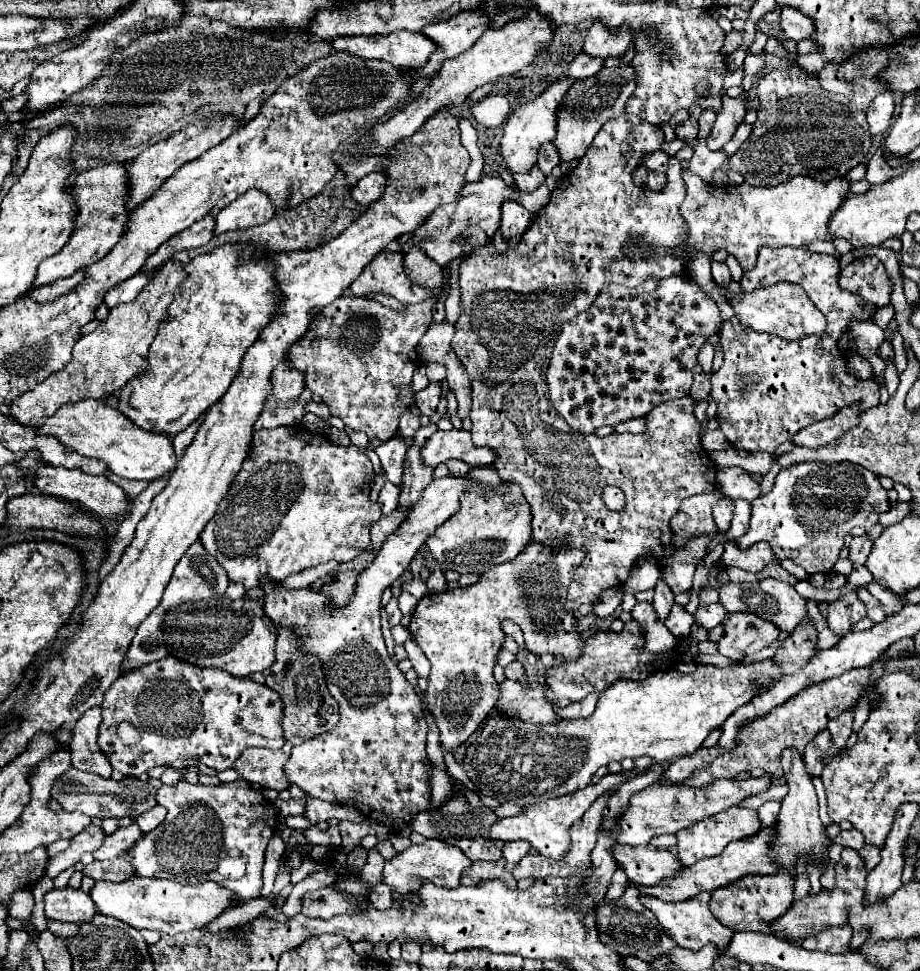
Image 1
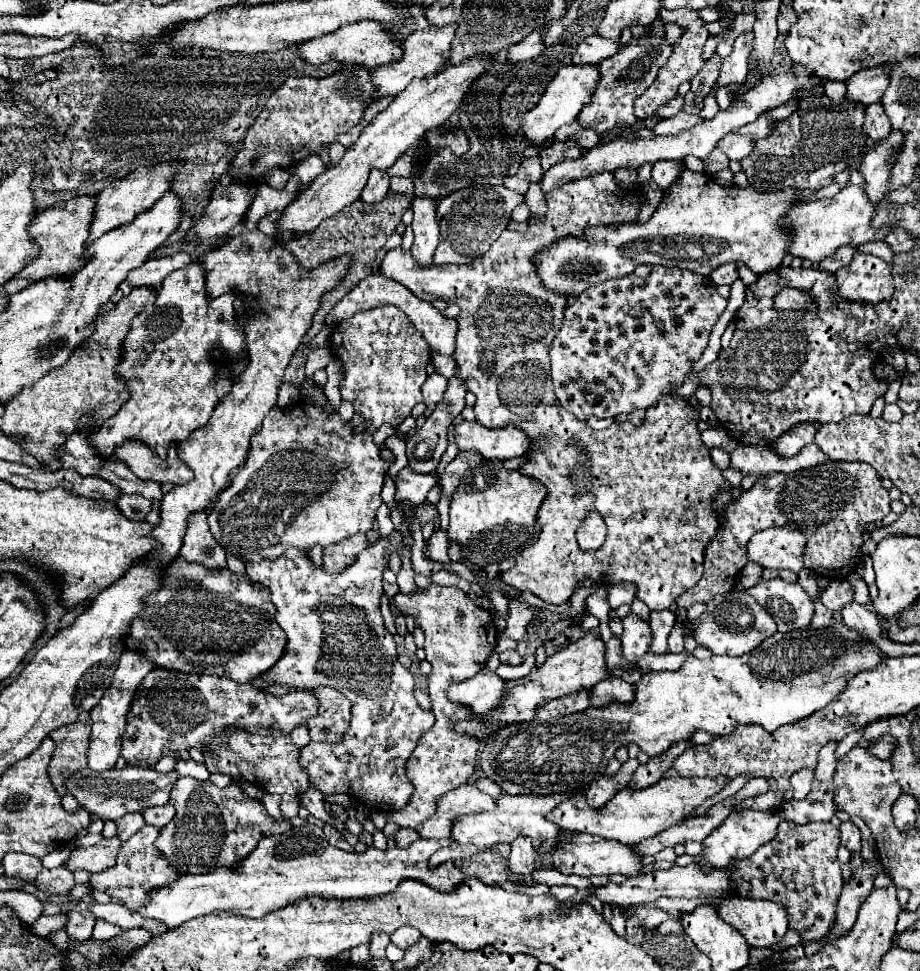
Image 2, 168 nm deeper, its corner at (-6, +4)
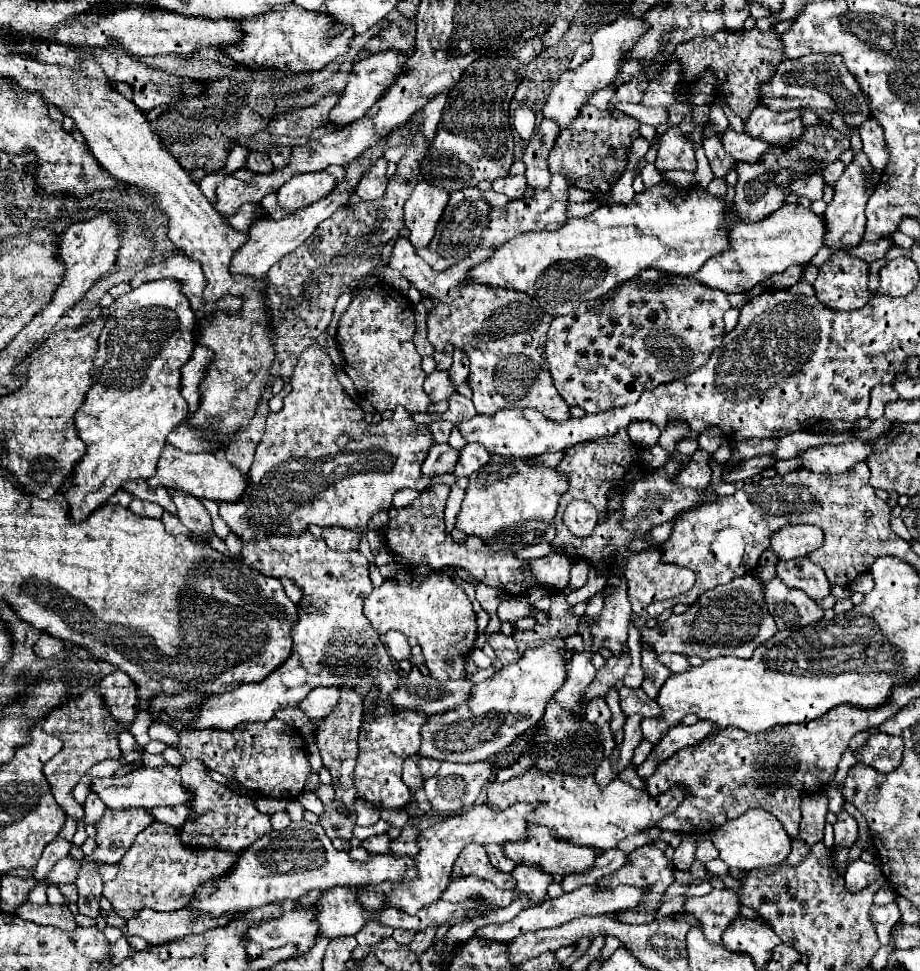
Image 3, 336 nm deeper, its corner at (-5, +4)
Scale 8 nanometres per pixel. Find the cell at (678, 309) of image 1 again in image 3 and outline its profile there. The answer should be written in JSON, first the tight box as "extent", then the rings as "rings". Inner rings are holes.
{"extent":[545,275,729,415],"rings":[[[679,275],[673,277],[673,285],[665,285],[659,291],[637,289],[633,279],[629,279],[625,285],[617,285],[617,289],[605,293],[605,297],[597,297],[597,301],[589,301],[589,305],[581,305],[569,315],[553,319],[545,341],[553,383],[569,407],[581,407],[589,415],[633,403],[643,391],[677,377],[687,377],[699,369],[711,351],[721,345],[725,335],[723,315],[729,307],[727,293],[709,289],[707,285],[693,285],[693,281],[681,285]]]}

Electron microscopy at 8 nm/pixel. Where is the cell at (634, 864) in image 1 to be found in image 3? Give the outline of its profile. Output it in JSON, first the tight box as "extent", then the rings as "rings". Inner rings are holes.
{"extent":[503,825,597,875],"rings":[[[531,825],[529,827],[529,839],[523,843],[505,843],[503,845],[505,855],[509,859],[513,859],[515,863],[523,863],[523,865],[539,865],[543,871],[555,875],[569,875],[569,873],[585,873],[585,869],[589,869],[589,865],[593,865],[593,861],[597,859],[597,849],[587,847],[587,845],[569,845],[565,841],[557,841],[557,837],[553,837],[549,833],[549,829],[545,829],[545,825]]]}

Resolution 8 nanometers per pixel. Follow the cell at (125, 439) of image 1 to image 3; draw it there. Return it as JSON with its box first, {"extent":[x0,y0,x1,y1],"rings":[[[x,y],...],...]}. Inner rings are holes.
{"extent":[147,445,247,501],"rings":[[[167,445],[157,463],[157,473],[149,477],[147,483],[157,487],[177,487],[199,499],[205,497],[213,501],[237,501],[247,487],[247,477],[243,477],[233,465],[229,465],[225,457],[217,457],[213,453],[181,453],[181,449]]]}

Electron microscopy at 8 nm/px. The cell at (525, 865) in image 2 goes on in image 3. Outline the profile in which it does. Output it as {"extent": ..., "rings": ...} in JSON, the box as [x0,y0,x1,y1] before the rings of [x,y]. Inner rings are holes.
{"extent":[511,865,553,905],"rings":[[[517,865],[511,875],[517,881],[517,889],[527,893],[529,899],[533,901],[533,905],[541,903],[547,895],[547,887],[553,881],[553,875],[545,873],[543,869],[537,869],[533,865]]]}

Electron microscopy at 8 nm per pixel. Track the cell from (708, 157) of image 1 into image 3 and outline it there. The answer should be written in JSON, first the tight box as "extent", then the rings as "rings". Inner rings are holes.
{"extent":[721,129,769,163],"rings":[[[727,129],[727,133],[721,137],[721,143],[735,161],[747,161],[747,163],[755,163],[769,147],[765,141],[749,137],[747,133],[737,133],[733,129]]]}

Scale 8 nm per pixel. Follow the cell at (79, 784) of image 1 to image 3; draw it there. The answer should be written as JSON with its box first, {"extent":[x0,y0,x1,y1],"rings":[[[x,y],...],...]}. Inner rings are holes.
{"extent":[89,765,191,809],"rings":[[[163,765],[163,767],[143,767],[137,771],[131,771],[123,777],[103,777],[103,779],[93,779],[89,785],[91,793],[99,795],[99,799],[109,807],[109,809],[129,809],[129,807],[143,807],[143,809],[153,809],[159,805],[183,805],[191,799],[191,793],[187,789],[183,789],[181,785],[181,775],[179,775],[179,767],[173,765]]]}

